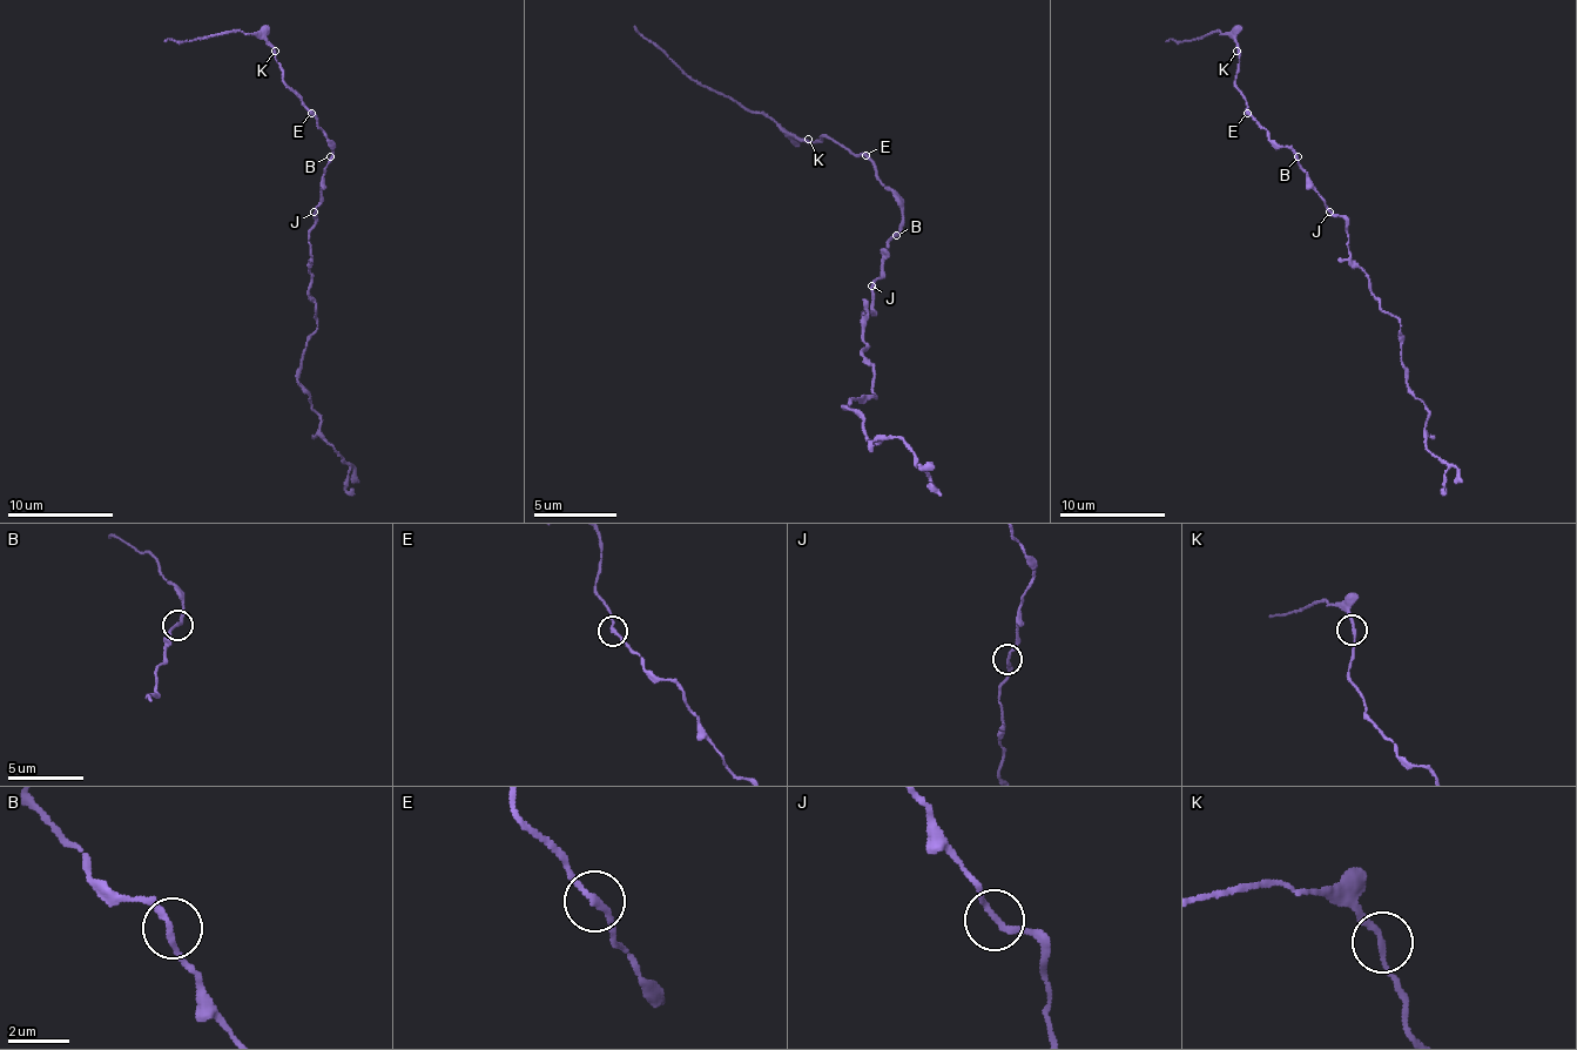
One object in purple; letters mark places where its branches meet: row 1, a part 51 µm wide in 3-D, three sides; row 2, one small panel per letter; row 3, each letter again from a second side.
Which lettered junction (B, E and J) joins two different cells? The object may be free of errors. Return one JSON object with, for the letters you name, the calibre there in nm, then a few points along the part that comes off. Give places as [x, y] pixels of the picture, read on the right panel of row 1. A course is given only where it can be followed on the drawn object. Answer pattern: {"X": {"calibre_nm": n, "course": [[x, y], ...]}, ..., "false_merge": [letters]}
{"false_merge": []}

